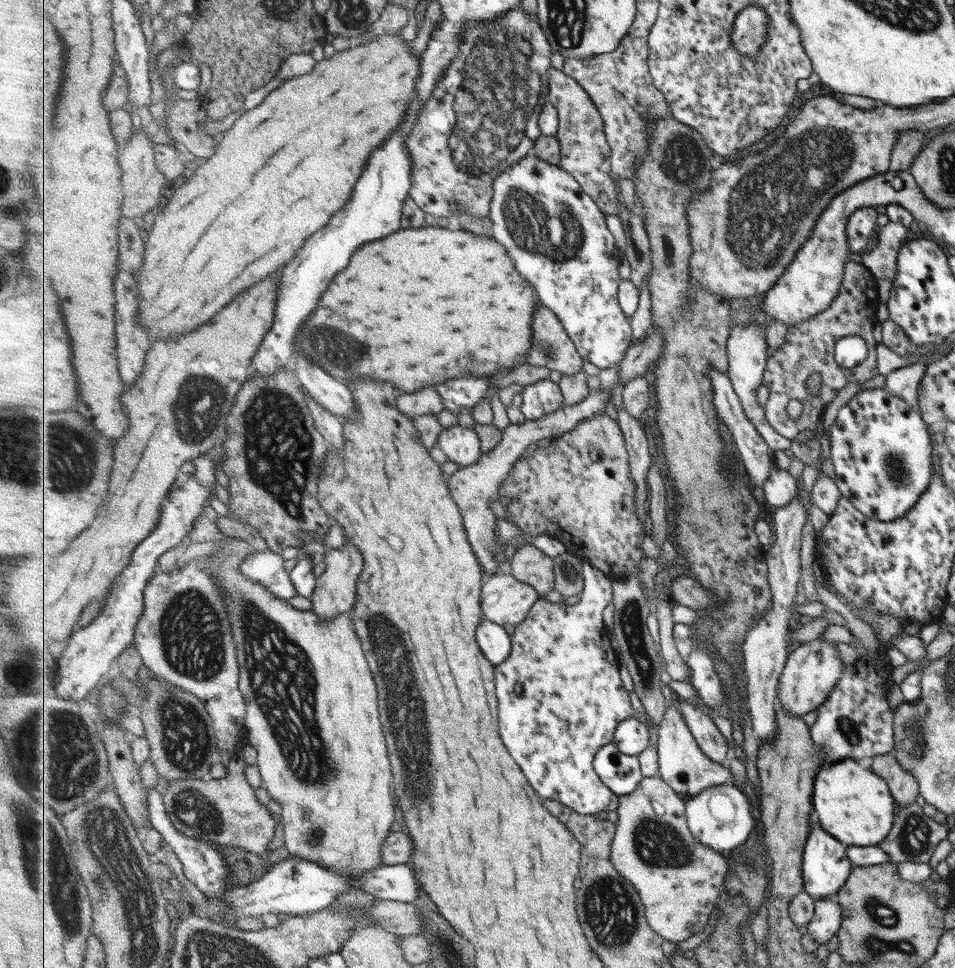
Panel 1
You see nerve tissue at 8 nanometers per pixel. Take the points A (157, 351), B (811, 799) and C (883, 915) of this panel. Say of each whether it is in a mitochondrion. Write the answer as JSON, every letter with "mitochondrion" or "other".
{"A":"other","B":"other","C":"mitochondrion"}

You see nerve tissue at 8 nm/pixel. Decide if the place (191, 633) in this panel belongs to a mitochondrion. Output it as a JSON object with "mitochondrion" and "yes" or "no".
{"mitochondrion":"yes"}

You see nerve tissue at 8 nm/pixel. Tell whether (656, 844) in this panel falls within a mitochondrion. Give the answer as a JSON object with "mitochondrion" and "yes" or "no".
{"mitochondrion":"yes"}

